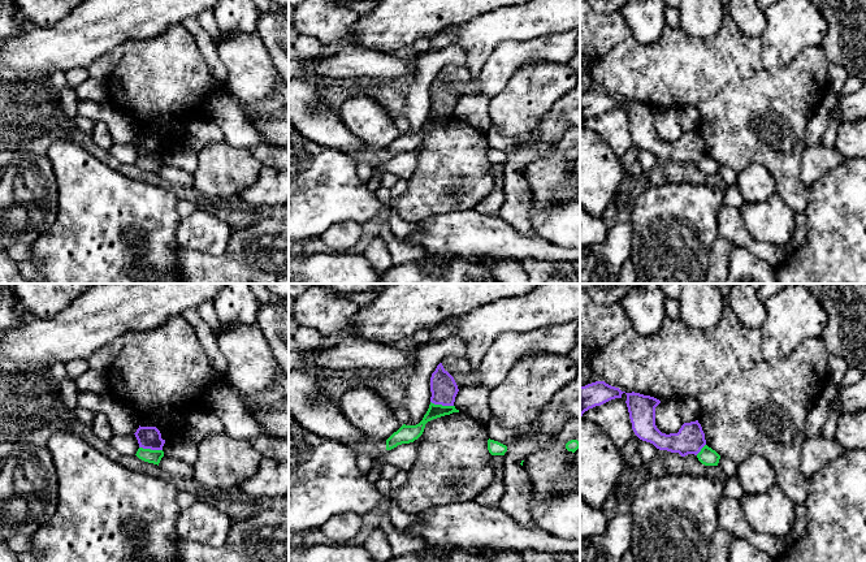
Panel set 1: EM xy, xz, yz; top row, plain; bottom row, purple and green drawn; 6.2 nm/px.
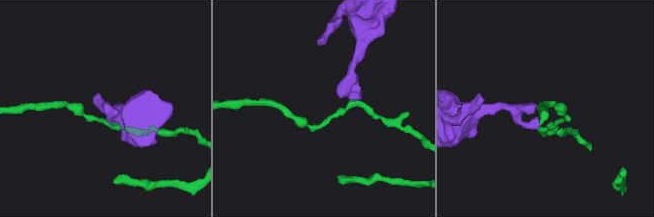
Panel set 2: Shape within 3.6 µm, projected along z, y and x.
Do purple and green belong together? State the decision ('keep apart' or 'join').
keep apart

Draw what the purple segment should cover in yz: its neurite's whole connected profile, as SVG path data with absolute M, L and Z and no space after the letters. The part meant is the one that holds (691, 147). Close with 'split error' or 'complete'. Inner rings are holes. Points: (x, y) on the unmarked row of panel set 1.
M625 101L627 116L635 143L659 159L697 164L706 154L705 142L698 129L684 131L677 142L662 142L655 134L655 116L659 108L640 101Z; complete

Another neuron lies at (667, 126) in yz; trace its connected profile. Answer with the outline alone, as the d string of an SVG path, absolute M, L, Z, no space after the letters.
M677 108L661 111L655 116L655 134L662 142L677 142L683 133Z

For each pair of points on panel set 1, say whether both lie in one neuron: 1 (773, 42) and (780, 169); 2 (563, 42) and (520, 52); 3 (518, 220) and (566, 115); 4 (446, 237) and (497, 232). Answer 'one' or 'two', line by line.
1: two
2: one
3: one
4: one

